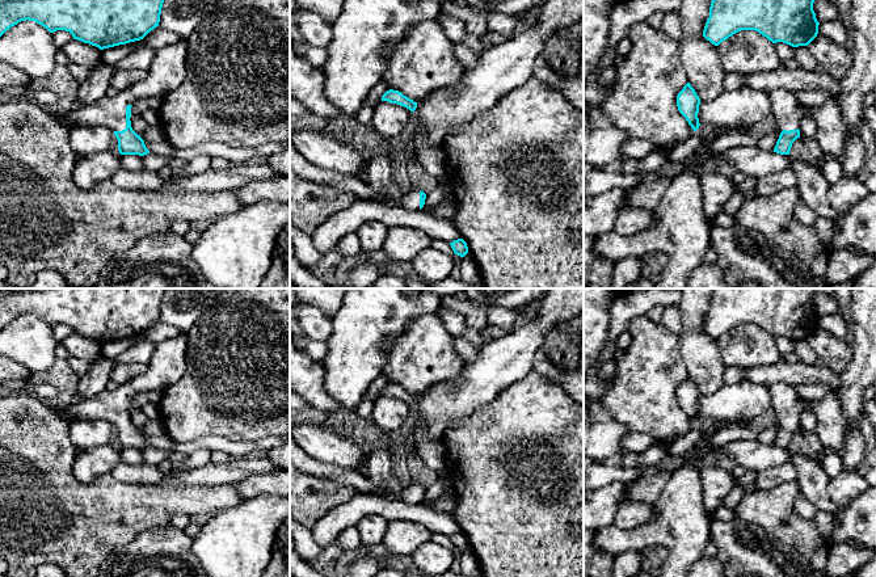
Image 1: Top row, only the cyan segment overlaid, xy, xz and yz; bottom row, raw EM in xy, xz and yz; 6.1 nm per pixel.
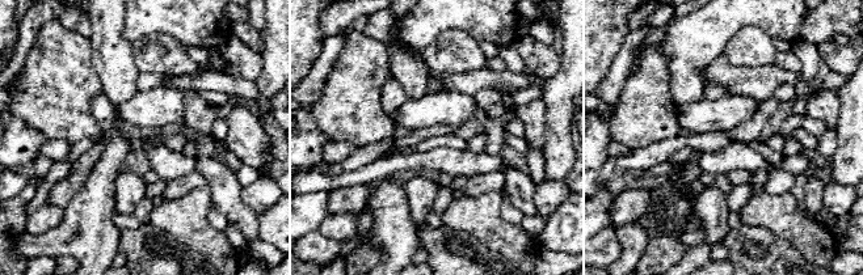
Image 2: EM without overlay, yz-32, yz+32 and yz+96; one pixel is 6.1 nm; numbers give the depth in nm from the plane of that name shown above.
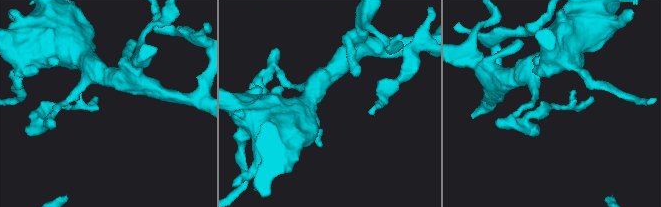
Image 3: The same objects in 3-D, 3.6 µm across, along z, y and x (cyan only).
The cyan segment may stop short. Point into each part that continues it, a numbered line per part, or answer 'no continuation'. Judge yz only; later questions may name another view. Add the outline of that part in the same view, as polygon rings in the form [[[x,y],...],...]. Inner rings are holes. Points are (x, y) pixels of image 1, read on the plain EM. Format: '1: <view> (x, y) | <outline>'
no continuation

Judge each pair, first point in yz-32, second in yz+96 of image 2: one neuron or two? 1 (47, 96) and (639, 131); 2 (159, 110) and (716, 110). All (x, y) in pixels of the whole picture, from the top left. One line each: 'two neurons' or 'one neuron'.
1: one neuron
2: one neuron

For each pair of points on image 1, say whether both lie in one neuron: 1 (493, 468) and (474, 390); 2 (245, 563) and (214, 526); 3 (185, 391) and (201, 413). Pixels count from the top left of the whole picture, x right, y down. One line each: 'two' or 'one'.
1: two
2: one
3: one

